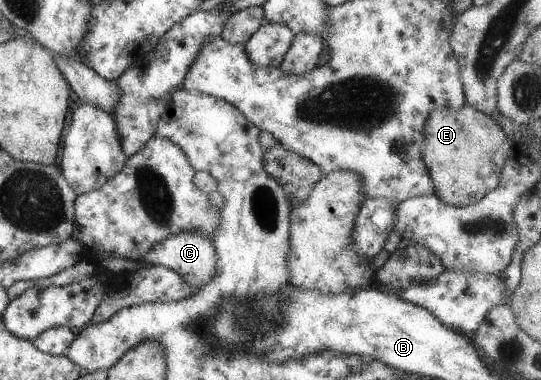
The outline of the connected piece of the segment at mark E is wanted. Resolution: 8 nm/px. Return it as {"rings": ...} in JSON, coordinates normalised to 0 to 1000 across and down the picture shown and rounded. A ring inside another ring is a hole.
{"rings":[[[858,268],[850,287],[806,284],[784,321],[780,416],[815,532],[837,542],[878,537],[922,484],[950,376],[902,300]]]}

